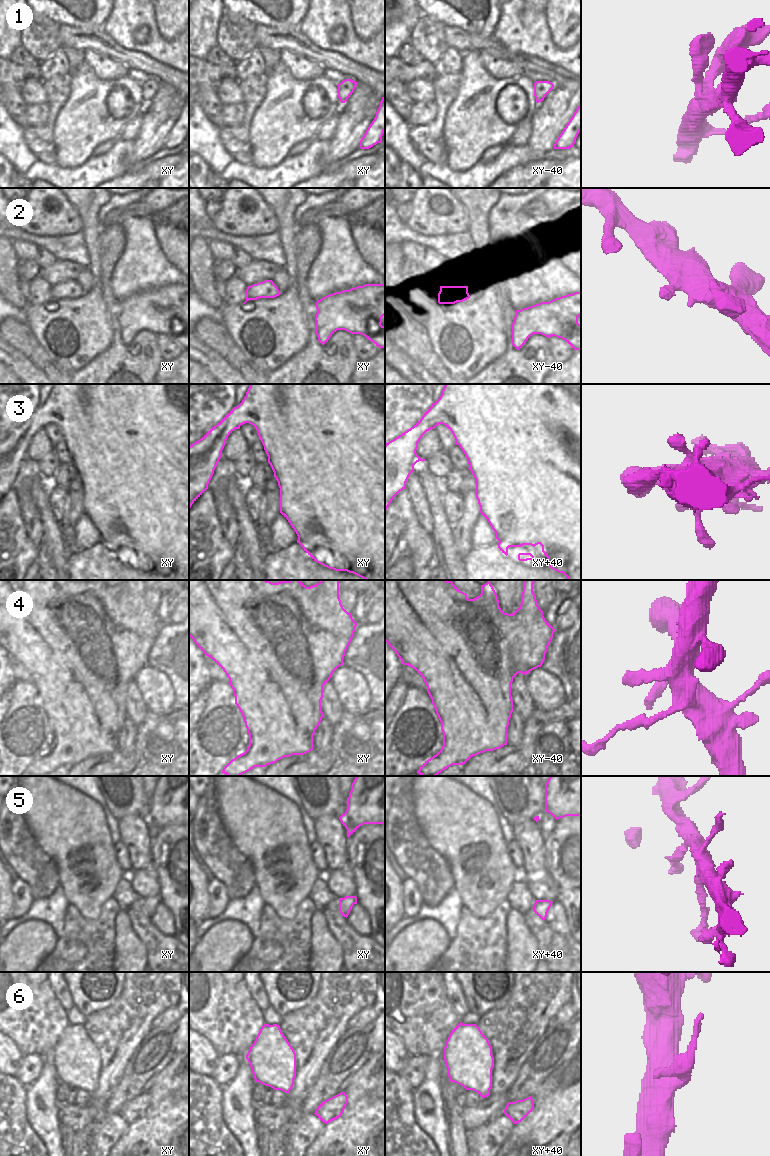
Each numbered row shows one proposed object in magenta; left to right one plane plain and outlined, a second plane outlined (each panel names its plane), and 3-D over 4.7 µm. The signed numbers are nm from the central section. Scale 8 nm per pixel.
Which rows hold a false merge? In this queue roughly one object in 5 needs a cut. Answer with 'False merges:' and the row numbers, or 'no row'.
False merges: 4

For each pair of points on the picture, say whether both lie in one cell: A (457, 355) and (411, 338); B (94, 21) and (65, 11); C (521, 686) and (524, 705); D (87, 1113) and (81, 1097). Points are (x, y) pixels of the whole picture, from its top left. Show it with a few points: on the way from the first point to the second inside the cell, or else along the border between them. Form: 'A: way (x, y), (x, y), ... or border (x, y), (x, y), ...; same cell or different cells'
A: border (419, 324), (431, 348), (443, 365); different cells
B: way (87, 21), (77, 20), (72, 16); same cell
C: way (521, 691), (524, 700); same cell
D: border (90, 1100), (84, 1105), (74, 1104); different cells

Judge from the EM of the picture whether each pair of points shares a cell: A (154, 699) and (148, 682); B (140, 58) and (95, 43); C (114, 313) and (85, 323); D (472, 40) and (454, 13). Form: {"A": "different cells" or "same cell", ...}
{"A": "same cell", "B": "same cell", "C": "different cells", "D": "different cells"}

